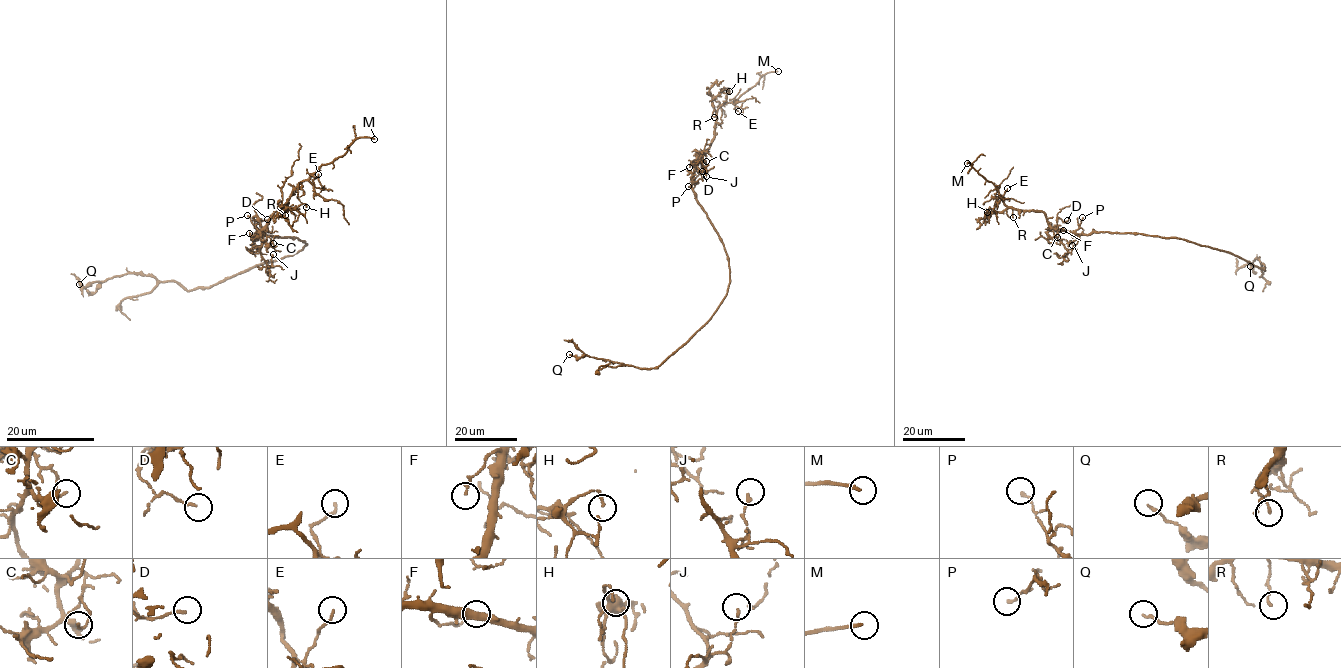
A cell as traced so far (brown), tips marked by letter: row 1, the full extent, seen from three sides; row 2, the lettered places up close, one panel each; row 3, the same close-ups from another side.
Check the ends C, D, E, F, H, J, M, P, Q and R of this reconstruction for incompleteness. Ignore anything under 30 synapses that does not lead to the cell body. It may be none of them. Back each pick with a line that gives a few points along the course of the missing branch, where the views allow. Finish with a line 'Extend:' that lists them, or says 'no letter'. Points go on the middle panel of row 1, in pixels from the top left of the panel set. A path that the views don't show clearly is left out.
M: Course of what is missing: (778, 71), (778, 66), (768, 64), (736, 73)
Extend: M

